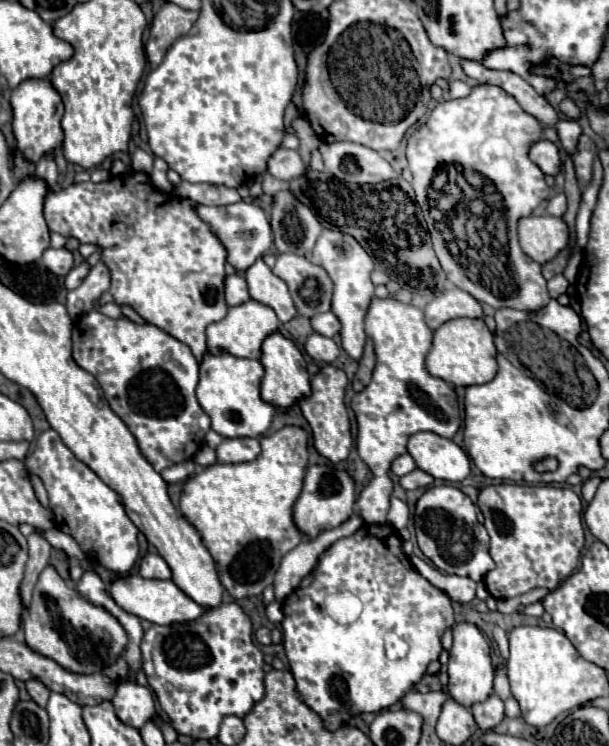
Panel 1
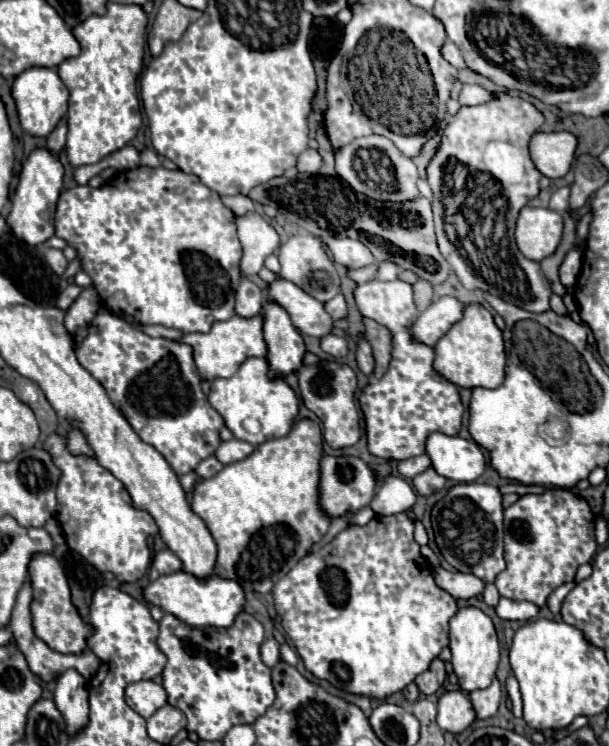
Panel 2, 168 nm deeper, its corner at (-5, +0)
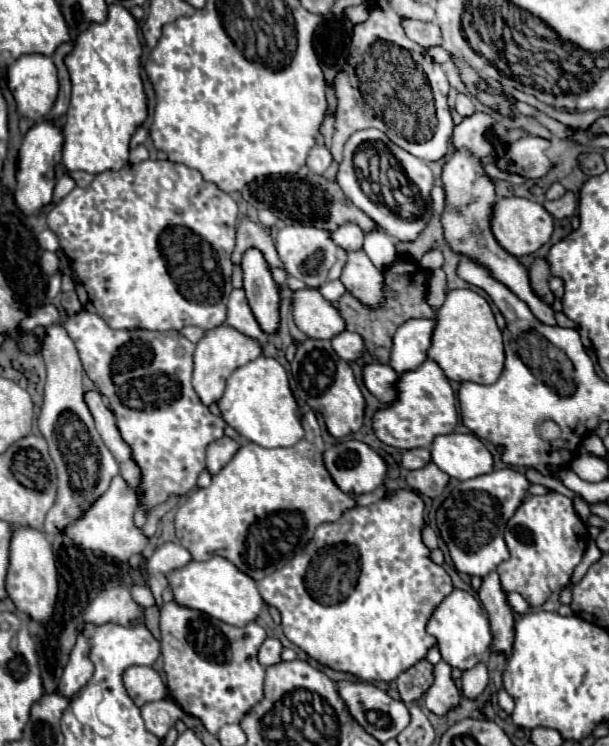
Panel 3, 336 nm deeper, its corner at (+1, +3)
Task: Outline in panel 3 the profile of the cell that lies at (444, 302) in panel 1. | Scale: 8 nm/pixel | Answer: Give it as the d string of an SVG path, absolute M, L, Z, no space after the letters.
M410 319L398 327L390 357L390 367L398 375L418 369L428 359L426 353L430 347L432 329L434 319Z

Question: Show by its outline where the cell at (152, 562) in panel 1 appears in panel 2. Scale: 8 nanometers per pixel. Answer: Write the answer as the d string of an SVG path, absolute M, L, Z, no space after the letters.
M166 548L162 552L156 552L154 558L152 558L152 564L150 564L150 572L148 572L148 578L150 580L156 580L164 574L172 574L172 572L178 572L182 566L180 566L180 560Z

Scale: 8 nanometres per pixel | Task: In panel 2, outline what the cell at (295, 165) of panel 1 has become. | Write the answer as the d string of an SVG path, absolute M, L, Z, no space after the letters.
M308 148L308 150L304 150L304 152L300 154L300 158L298 158L298 162L296 162L296 168L298 168L298 172L314 174L314 172L318 172L320 162L322 162L320 154L318 154L316 150L310 150L310 148Z

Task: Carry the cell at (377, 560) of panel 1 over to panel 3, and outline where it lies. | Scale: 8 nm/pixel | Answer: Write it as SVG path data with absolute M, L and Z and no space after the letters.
M396 489L392 495L380 499L378 503L372 503L372 505L366 505L366 507L354 507L350 511L344 511L338 521L322 523L316 529L312 541L302 549L302 553L296 555L292 561L288 561L282 569L274 571L274 575L268 575L266 579L258 581L258 589L260 589L260 593L262 593L262 597L268 605L274 605L274 607L280 609L284 635L294 645L298 645L302 651L306 651L312 659L316 659L318 663L328 665L336 671L350 673L360 681L368 681L368 683L386 681L386 683L390 683L402 671L406 671L408 667L412 667L414 663L424 659L428 649L436 645L436 639L426 633L426 623L428 623L432 611L436 609L436 605L454 589L452 581L450 581L450 575L444 571L444 567L440 567L438 563L434 563L430 559L430 549L422 543L422 529L424 529L424 501L412 489Z

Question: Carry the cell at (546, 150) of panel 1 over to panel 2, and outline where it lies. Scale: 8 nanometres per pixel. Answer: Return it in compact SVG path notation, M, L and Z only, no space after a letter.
M538 132L530 140L530 158L540 174L562 178L572 166L576 136L570 132Z

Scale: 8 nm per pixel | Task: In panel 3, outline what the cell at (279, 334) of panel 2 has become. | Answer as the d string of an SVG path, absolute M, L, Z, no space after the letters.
M248 247L242 255L240 267L244 273L246 299L254 317L266 333L276 333L280 323L280 297L264 253L258 247Z

